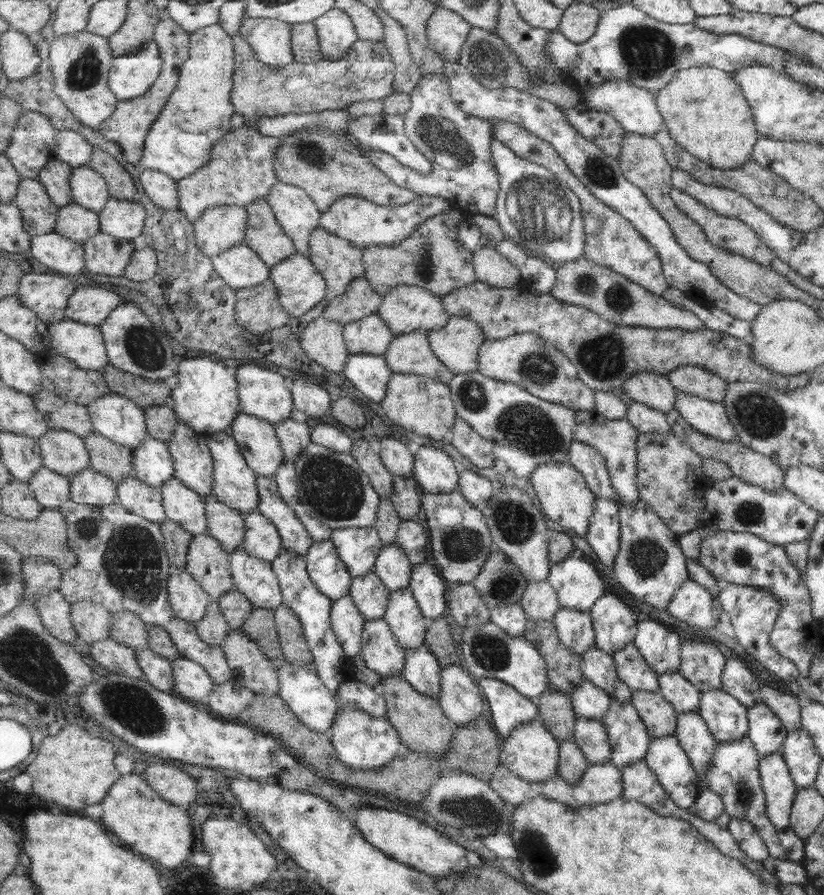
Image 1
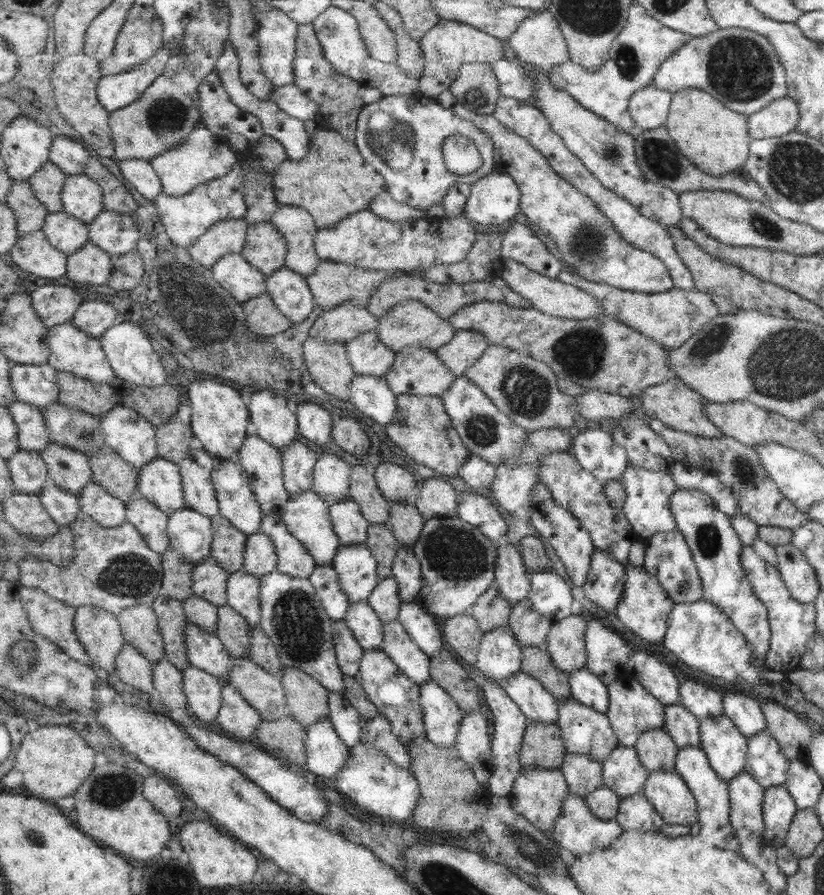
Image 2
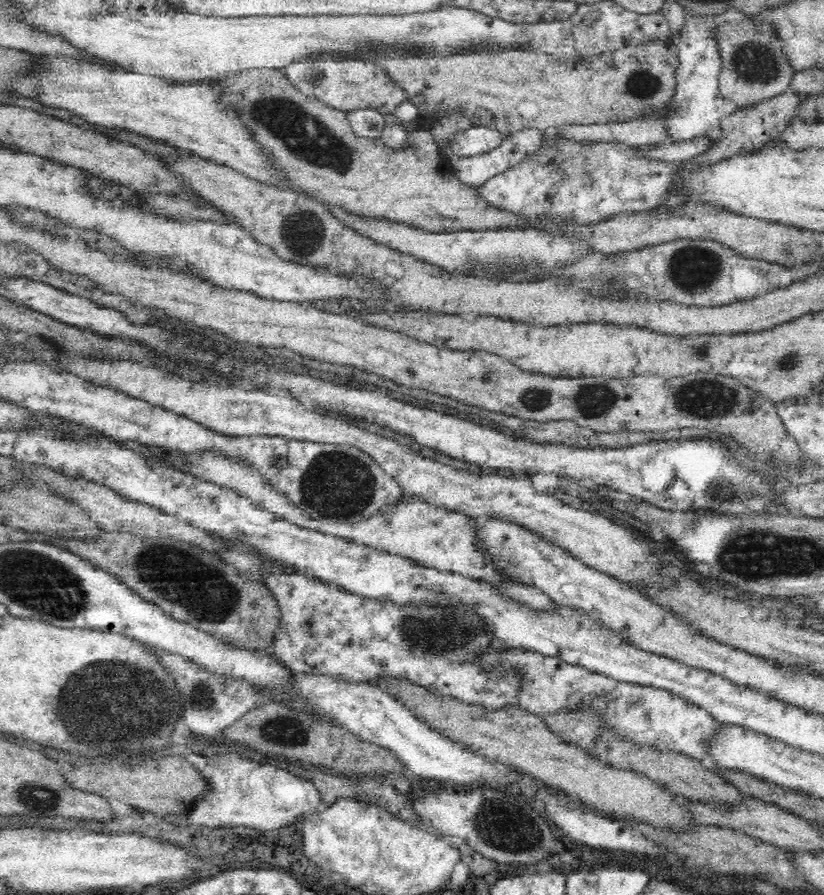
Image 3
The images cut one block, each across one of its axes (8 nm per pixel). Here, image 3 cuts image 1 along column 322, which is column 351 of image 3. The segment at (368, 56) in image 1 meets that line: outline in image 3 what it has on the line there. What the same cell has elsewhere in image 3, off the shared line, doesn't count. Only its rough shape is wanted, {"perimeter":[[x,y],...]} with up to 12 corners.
{"perimeter":[[311,57],[282,68],[306,96],[345,113],[394,114],[406,92],[383,68]]}

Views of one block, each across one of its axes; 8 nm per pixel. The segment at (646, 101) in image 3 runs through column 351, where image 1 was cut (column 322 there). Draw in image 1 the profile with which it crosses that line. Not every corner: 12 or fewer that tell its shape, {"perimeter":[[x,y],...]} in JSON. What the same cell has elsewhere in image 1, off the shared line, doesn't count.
{"perimeter":[[314,22],[294,25],[294,60],[323,59]]}

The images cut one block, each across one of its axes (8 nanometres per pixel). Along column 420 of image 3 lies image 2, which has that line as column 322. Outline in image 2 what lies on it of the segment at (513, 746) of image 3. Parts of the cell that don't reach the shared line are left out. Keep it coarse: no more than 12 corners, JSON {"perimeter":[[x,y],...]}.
{"perimeter":[[300,668],[280,674],[290,716],[330,716],[330,690]]}

